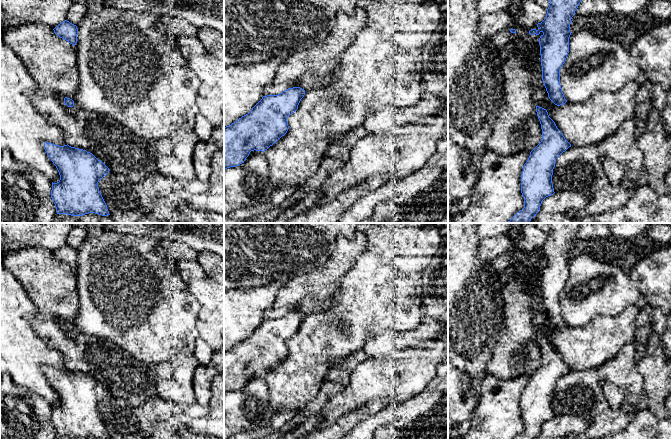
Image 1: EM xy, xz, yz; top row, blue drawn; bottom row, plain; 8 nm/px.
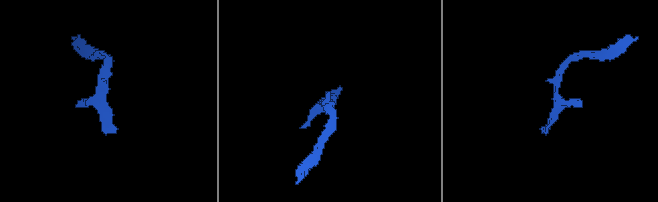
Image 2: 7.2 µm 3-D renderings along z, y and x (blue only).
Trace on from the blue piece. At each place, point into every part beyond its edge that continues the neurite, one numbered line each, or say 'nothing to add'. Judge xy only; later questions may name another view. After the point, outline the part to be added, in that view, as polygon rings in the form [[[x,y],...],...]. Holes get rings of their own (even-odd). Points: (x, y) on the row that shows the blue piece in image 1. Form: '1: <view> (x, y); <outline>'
nothing to add

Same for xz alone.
nothing to add

